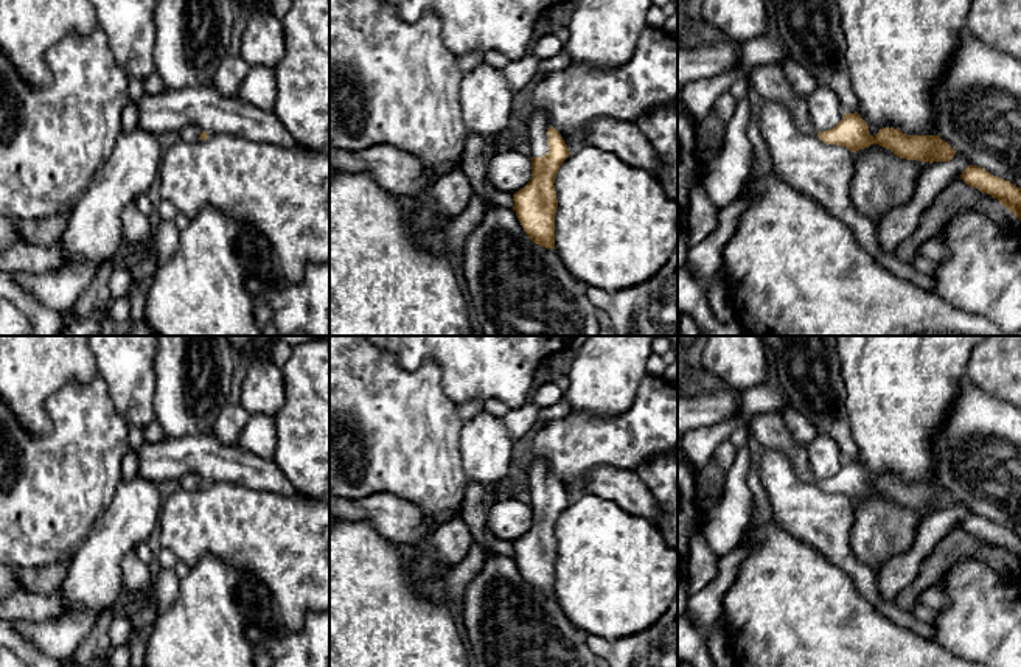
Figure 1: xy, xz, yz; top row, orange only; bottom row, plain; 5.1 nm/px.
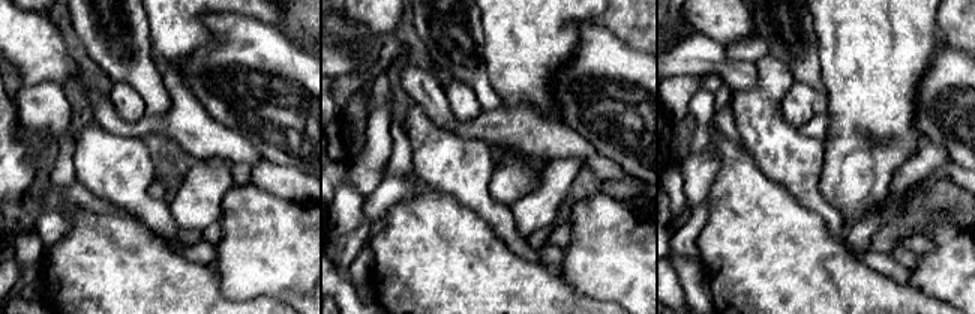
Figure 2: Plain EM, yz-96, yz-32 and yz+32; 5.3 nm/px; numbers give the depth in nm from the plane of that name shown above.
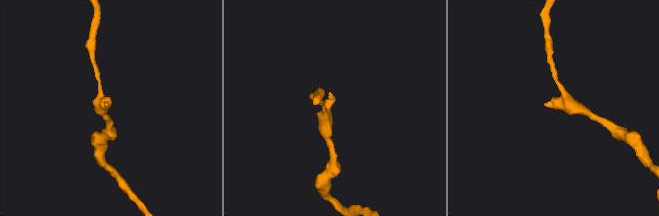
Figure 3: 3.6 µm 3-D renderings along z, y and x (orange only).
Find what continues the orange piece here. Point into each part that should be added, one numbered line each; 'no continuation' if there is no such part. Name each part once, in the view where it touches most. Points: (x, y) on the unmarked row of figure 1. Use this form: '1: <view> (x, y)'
1: xz (538, 471)

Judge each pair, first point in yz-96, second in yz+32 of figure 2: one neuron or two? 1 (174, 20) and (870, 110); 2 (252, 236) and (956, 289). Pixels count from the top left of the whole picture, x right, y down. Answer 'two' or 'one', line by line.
1: one
2: one

